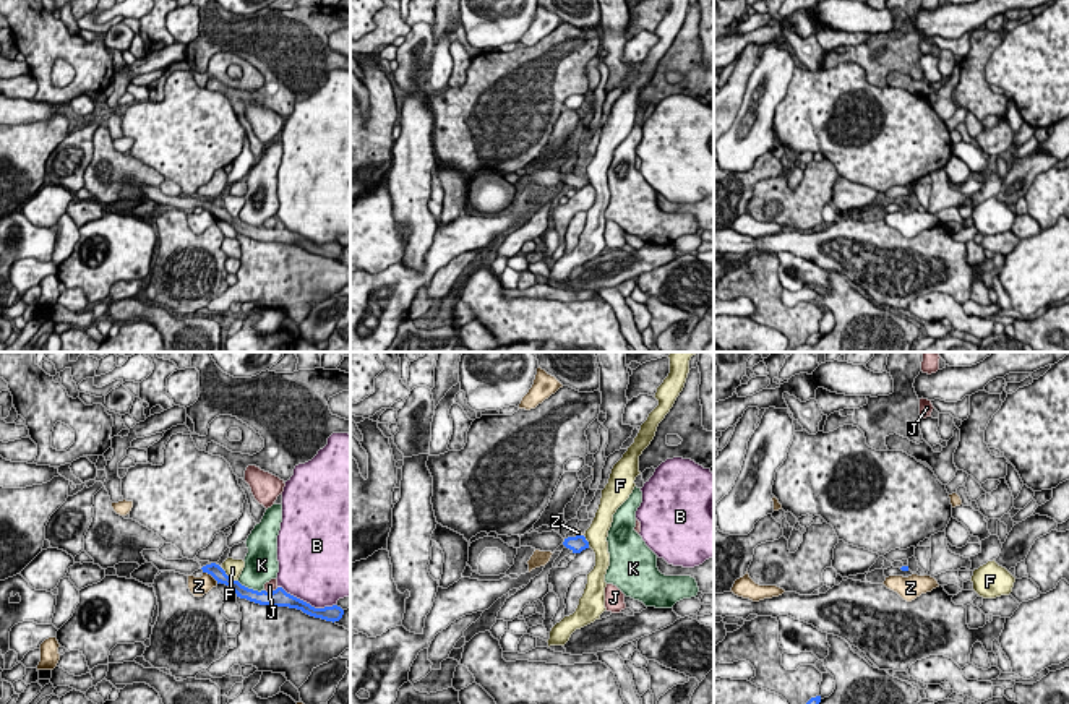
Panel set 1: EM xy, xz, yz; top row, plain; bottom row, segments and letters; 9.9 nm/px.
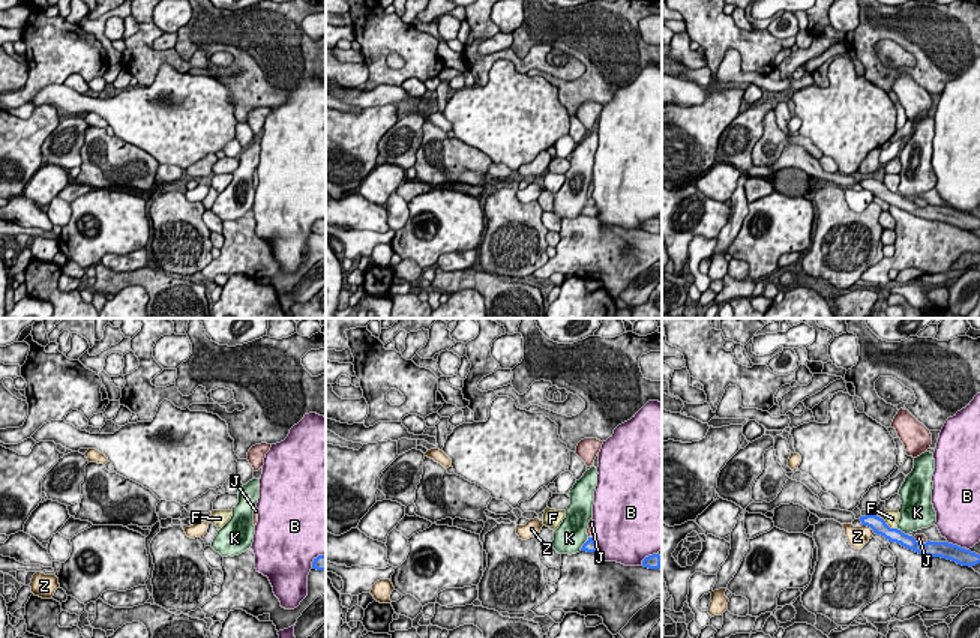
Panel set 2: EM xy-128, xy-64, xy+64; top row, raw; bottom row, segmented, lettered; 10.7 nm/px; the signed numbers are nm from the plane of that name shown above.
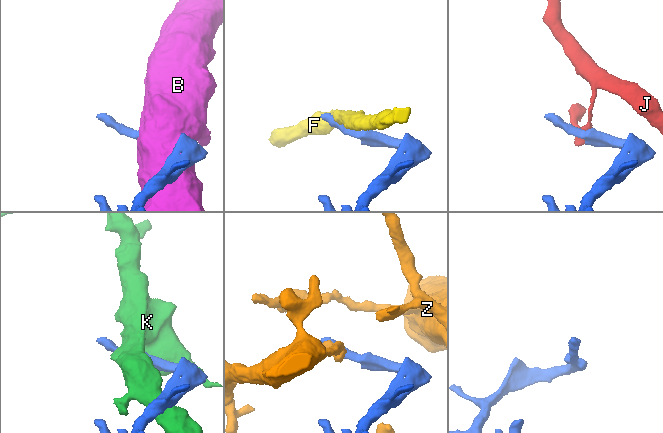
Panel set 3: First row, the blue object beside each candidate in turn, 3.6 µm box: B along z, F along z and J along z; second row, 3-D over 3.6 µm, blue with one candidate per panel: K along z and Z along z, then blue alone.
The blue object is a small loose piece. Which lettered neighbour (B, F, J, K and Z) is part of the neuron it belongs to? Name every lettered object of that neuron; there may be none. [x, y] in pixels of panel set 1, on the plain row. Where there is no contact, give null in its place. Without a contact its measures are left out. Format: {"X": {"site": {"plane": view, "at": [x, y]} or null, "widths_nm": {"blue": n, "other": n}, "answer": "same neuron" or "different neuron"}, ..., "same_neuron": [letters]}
{"B": {"site": {"plane": "xy", "at": [305, 239]}, "widths_nm": {"blue": 160, "other": 480}, "answer": "different neuron"}, "F": {"site": {"plane": "xy", "at": [227, 213]}, "widths_nm": {"blue": 140, "other": 170}, "answer": "different neuron"}, "J": {"site": {"plane": "xy", "at": [273, 227]}, "widths_nm": {"blue": 180, "other": 100}, "answer": "different neuron"}, "K": {"site": {"plane": "xy", "at": [250, 226]}, "widths_nm": {"blue": 140, "other": 320}, "answer": "different neuron"}, "Z": {"site": {"plane": "xy", "at": [211, 211]}, "widths_nm": {"blue": 140, "other": 190}, "answer": "different neuron"}, "same_neuron": []}

